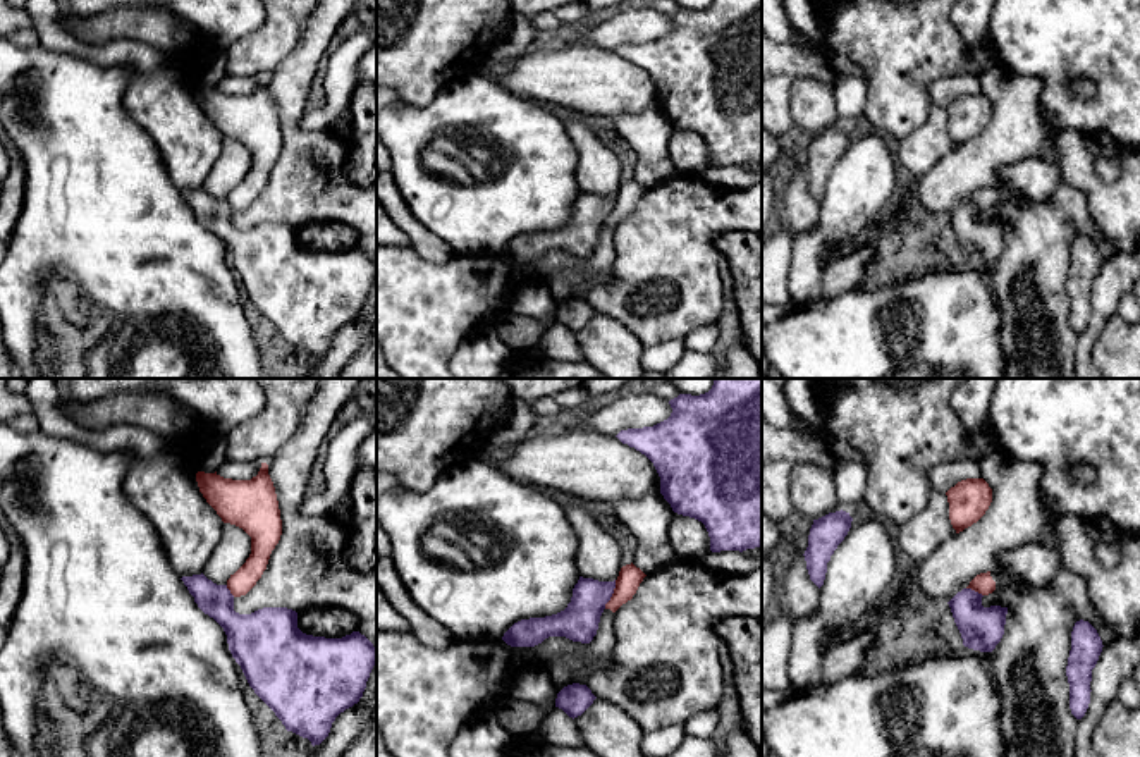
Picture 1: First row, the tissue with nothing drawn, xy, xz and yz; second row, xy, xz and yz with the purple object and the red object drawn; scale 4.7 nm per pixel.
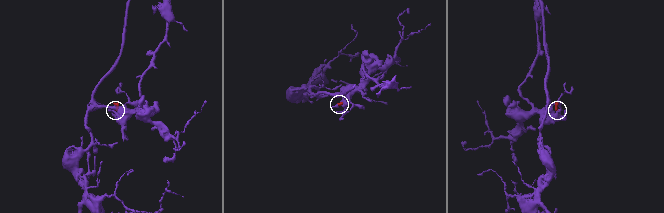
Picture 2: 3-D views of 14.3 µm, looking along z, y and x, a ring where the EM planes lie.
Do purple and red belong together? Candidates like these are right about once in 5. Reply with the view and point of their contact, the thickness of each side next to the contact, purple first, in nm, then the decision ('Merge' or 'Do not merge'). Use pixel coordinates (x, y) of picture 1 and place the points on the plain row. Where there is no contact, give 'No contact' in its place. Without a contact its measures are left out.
Touches purple at xz (612, 207). Thickness 180 nm (purple) against 110 nm. Do not merge

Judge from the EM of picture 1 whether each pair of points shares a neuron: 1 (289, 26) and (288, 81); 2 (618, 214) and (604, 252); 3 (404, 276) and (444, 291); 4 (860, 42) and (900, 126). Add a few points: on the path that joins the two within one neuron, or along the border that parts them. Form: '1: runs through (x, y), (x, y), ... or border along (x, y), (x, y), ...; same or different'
1: border along (310, 18), (296, 47), (267, 78); different
2: runs through (611, 222), (606, 243); same
3: runs through (415, 286), (420, 291), (434, 291); same
4: runs through (881, 62), (896, 78), (896, 105); same

